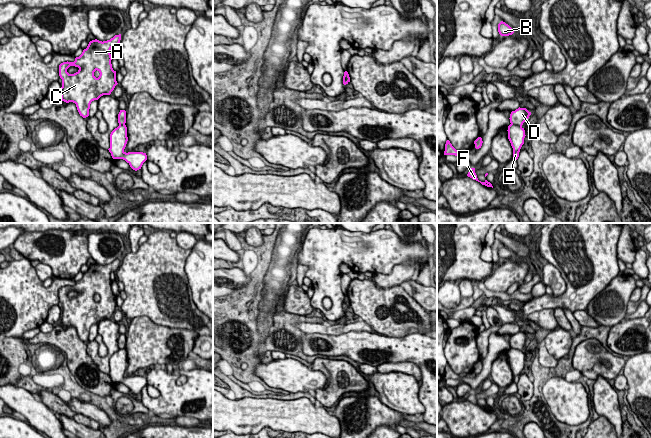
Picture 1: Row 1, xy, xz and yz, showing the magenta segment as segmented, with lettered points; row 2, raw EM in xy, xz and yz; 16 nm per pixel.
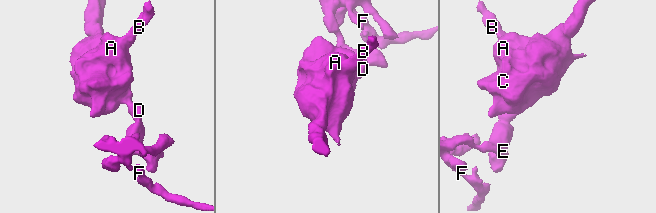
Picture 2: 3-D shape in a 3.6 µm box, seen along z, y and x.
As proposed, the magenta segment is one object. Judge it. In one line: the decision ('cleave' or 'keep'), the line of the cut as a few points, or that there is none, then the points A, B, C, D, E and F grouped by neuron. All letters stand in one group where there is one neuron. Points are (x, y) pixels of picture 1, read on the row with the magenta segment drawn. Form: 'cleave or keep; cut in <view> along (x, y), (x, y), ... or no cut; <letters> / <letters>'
cleave; cut in yz along (511, 123), (521, 127); A B C D / E F

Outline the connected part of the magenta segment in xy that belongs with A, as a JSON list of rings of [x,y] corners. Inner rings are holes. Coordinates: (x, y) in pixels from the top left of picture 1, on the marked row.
[[[121,34],[115,35],[107,41],[99,41],[97,39],[89,42],[86,49],[83,50],[74,62],[63,62],[59,65],[59,76],[62,79],[62,87],[60,88],[61,100],[76,104],[77,110],[83,118],[89,116],[90,104],[94,100],[98,100],[103,95],[110,95],[118,84],[116,81],[116,71],[113,70],[111,64],[110,50],[116,49],[121,40]],[[70,66],[78,67],[79,70],[74,74],[69,74],[67,69]]]

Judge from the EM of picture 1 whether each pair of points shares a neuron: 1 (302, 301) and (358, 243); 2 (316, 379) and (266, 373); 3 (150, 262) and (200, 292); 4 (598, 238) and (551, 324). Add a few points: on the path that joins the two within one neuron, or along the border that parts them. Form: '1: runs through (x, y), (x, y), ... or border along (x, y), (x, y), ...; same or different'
1: border along (310, 298), (310, 304), (314, 308); different
2: runs through (304, 379), (278, 373); same
3: border along (185, 262), (185, 274), (192, 300), (197, 307); different
4: border along (553, 308), (543, 308), (530, 313); different

